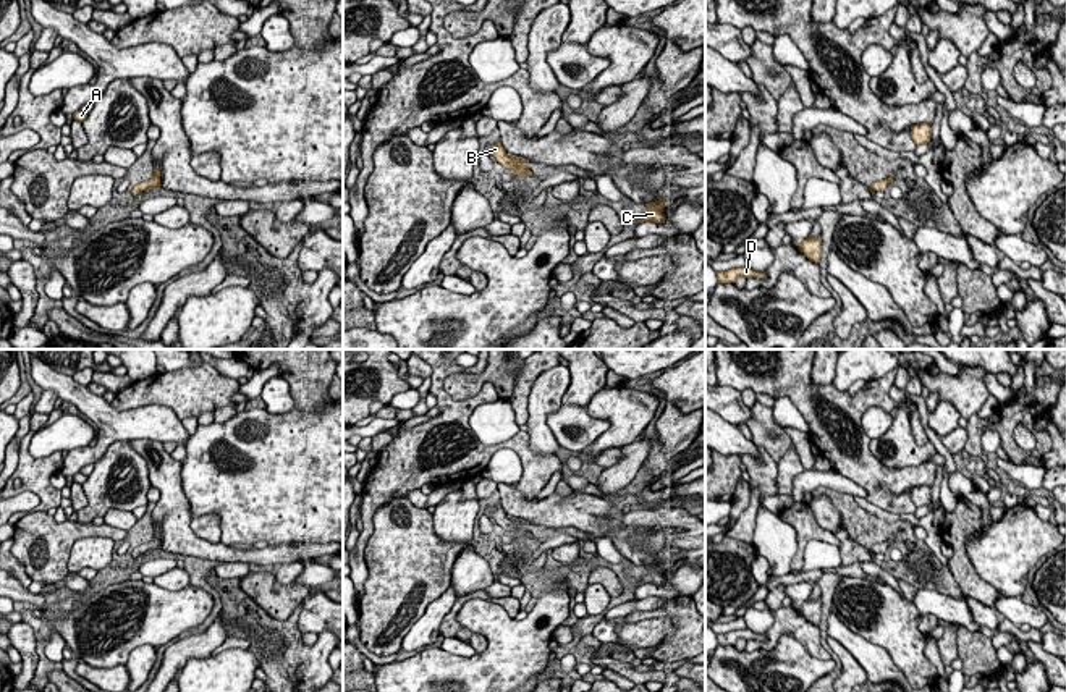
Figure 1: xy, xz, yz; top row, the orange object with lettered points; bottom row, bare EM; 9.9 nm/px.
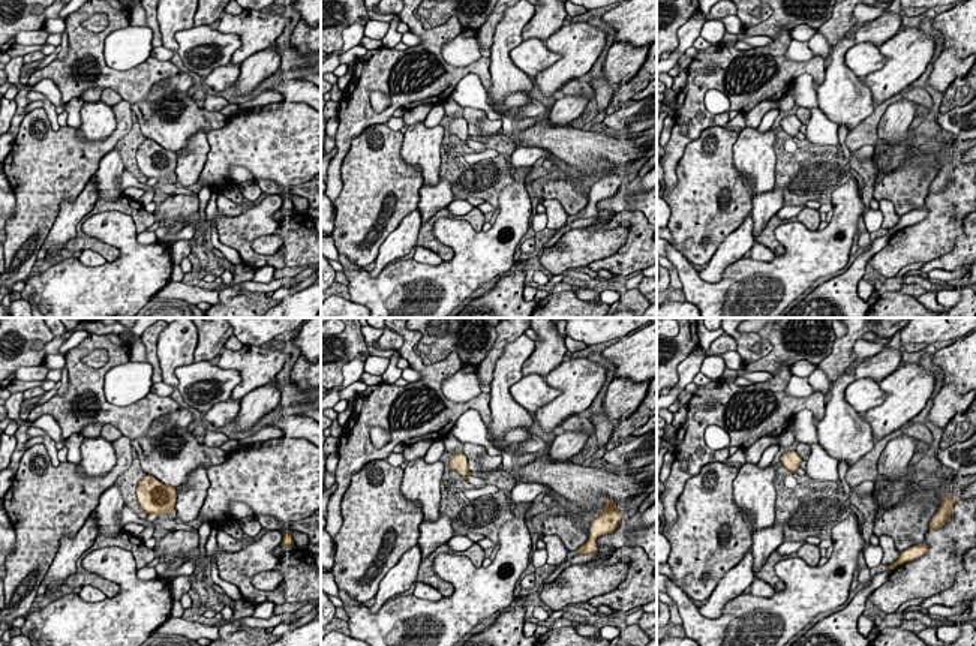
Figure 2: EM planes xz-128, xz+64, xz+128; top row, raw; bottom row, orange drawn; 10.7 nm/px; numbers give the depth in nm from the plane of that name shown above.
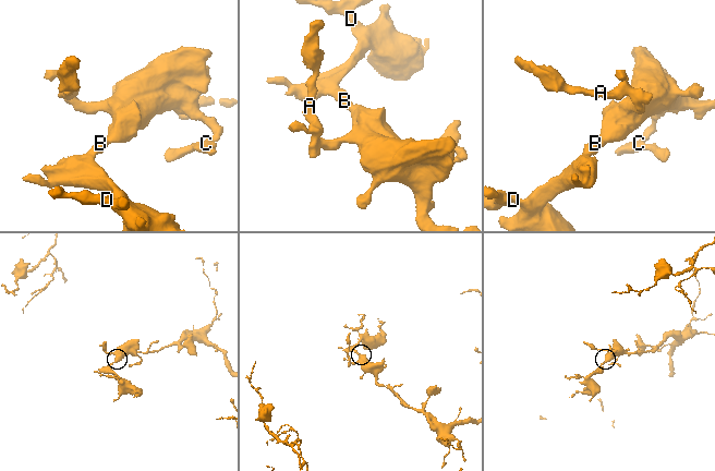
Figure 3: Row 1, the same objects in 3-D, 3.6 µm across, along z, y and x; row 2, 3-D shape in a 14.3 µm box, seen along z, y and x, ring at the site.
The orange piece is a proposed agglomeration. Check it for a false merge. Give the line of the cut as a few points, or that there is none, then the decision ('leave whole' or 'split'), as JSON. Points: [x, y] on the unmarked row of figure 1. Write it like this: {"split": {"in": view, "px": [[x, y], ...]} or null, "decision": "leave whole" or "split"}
{"split": null, "decision": "leave whole"}

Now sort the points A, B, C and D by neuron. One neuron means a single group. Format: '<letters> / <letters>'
A B C D

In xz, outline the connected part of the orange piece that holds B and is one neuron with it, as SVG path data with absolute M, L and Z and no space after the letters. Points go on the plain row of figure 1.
M501 504L492 508L492 517L498 525L506 529L511 535L518 538L531 538L532 534L526 529L526 522L521 519L508 517Z

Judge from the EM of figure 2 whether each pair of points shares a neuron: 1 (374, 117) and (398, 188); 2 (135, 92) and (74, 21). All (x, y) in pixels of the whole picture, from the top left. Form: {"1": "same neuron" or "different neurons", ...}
{"1": "different neurons", "2": "same neuron"}

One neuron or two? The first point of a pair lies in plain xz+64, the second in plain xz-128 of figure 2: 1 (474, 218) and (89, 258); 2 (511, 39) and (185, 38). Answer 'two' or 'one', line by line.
1: two
2: two

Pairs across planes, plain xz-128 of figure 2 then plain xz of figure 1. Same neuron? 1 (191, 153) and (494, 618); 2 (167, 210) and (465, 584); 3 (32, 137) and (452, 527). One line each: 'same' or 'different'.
1: same
2: different
3: different

